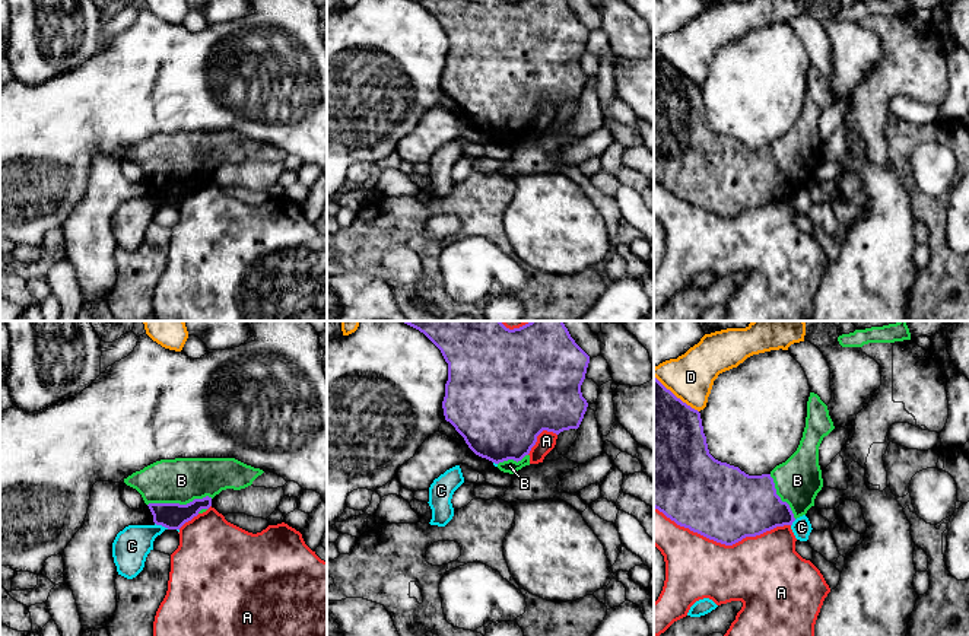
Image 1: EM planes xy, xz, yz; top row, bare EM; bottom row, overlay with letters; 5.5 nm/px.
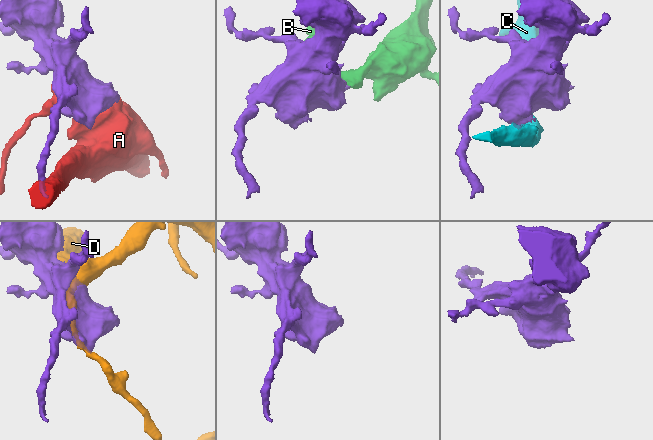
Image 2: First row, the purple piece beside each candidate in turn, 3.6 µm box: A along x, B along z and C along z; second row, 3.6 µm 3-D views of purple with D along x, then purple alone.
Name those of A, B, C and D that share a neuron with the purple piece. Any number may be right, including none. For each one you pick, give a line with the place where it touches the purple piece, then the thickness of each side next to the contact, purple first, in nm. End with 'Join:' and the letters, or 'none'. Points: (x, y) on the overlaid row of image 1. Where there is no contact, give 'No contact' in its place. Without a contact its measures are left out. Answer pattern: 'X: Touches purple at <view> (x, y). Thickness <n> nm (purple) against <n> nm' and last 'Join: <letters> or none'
B: Touches purple at xy (178, 503). Thickness 140 nm (purple) against 260 nm
Join: B

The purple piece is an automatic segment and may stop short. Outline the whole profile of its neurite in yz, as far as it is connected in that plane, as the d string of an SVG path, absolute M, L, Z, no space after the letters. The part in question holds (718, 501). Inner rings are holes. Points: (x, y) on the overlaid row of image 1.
M654 376L654 508L677 525L725 546L792 525L814 506L823 487L819 446L833 429L827 406L810 392L806 427L797 451L769 474L749 476L709 454L700 413Z

